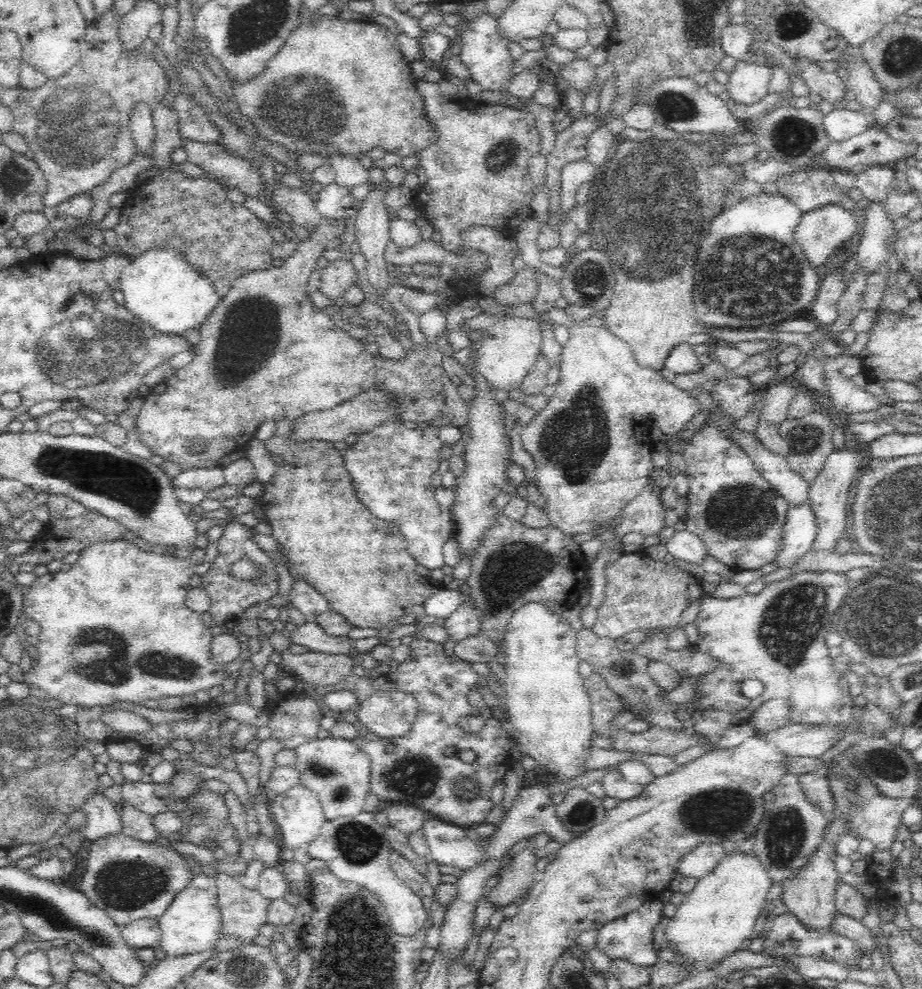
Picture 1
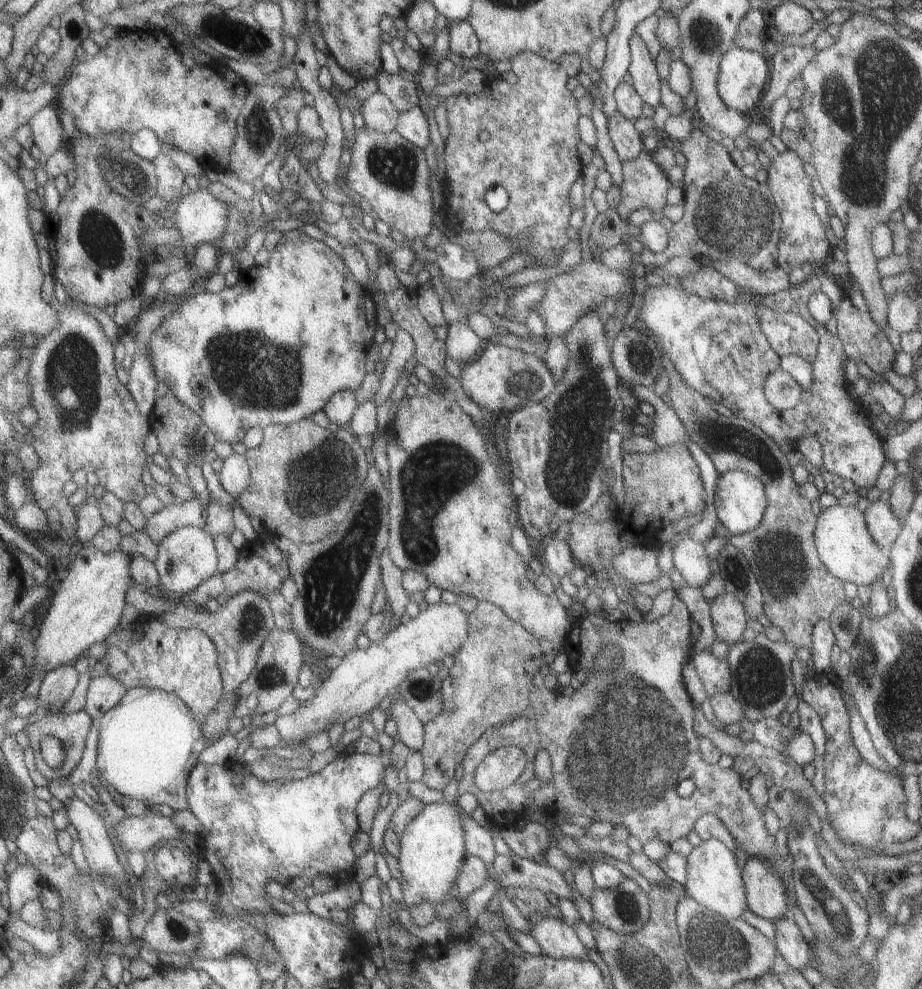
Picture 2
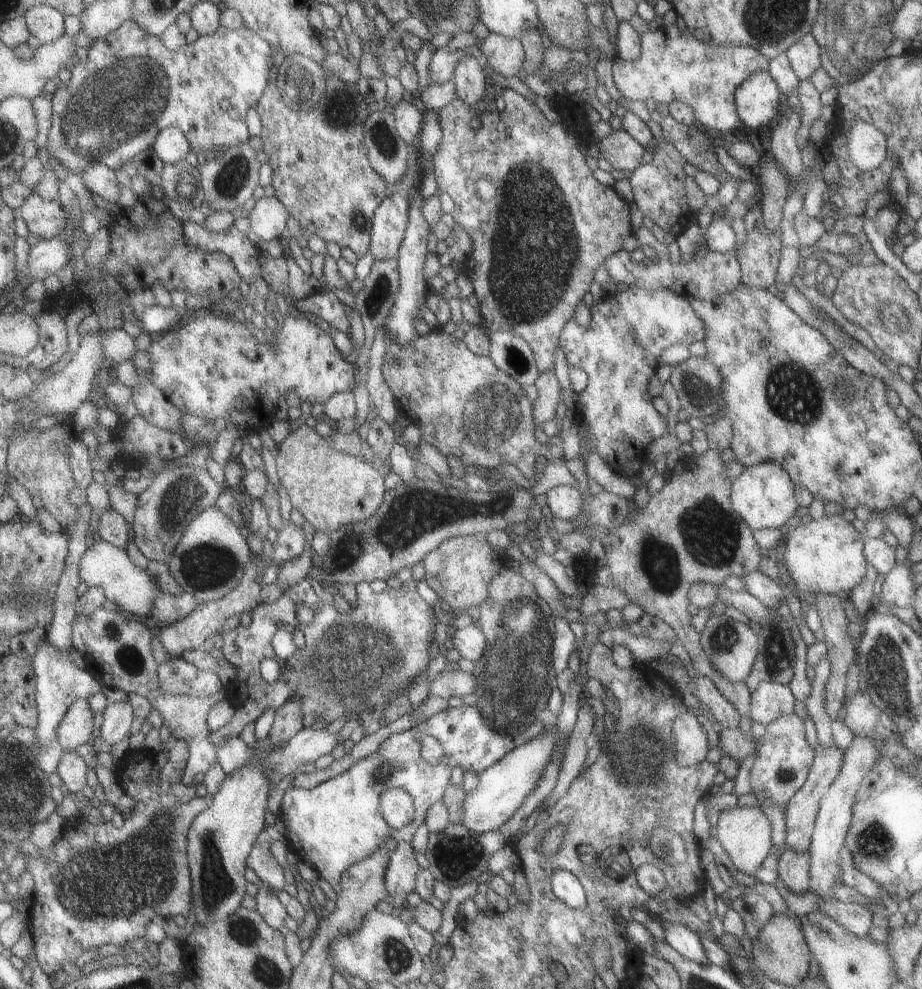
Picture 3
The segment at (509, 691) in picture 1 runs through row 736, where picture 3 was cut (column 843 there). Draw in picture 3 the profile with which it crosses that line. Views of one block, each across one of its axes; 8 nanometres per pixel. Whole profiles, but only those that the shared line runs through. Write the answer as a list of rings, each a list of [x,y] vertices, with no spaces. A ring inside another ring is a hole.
[[[834,514],[818,520],[806,519],[802,526],[791,530],[786,541],[781,567],[785,575],[792,576],[802,592],[816,594],[850,594],[866,574],[863,552],[867,537],[854,528],[850,516]]]

